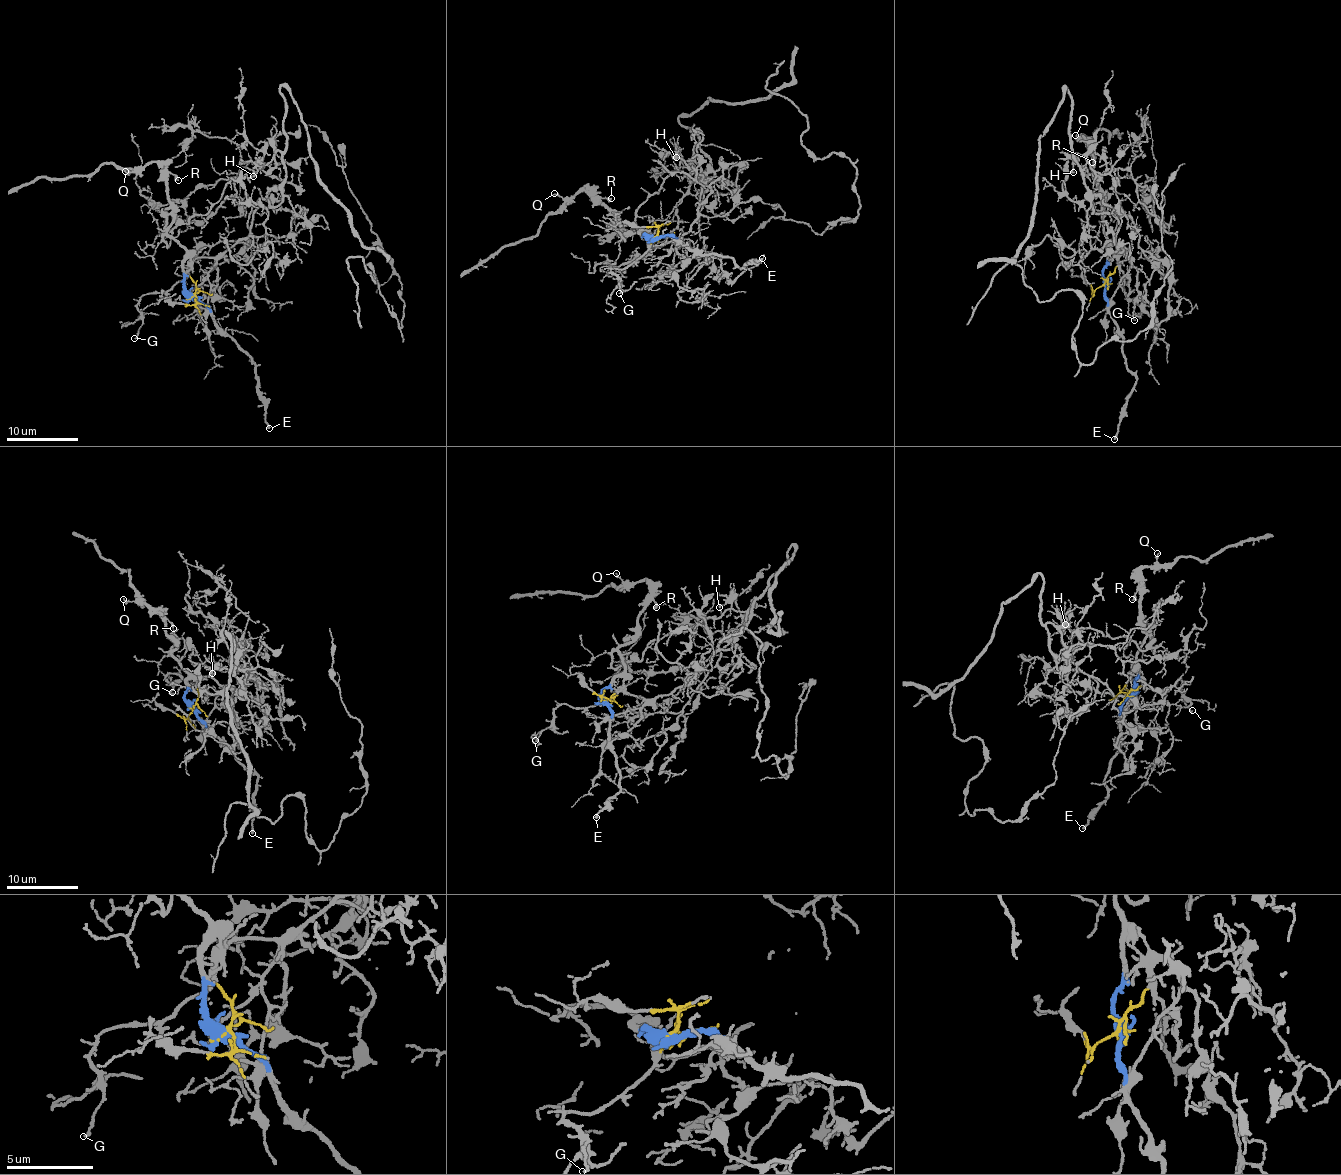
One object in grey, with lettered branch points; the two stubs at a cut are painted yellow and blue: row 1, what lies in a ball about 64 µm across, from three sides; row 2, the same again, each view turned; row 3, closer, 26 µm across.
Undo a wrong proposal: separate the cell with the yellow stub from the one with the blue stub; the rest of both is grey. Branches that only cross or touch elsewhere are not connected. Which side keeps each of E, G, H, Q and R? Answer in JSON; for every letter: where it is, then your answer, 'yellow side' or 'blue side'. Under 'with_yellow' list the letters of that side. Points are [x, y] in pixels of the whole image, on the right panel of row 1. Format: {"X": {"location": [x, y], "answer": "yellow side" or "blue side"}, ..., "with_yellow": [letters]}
{"E": {"location": [1114, 439], "answer": "blue side"}, "G": {"location": [1134, 320], "answer": "yellow side"}, "H": {"location": [1073, 172], "answer": "yellow side"}, "Q": {"location": [1075, 135], "answer": "blue side"}, "R": {"location": [1092, 162], "answer": "blue side"}, "with_yellow": ["G", "H"]}

